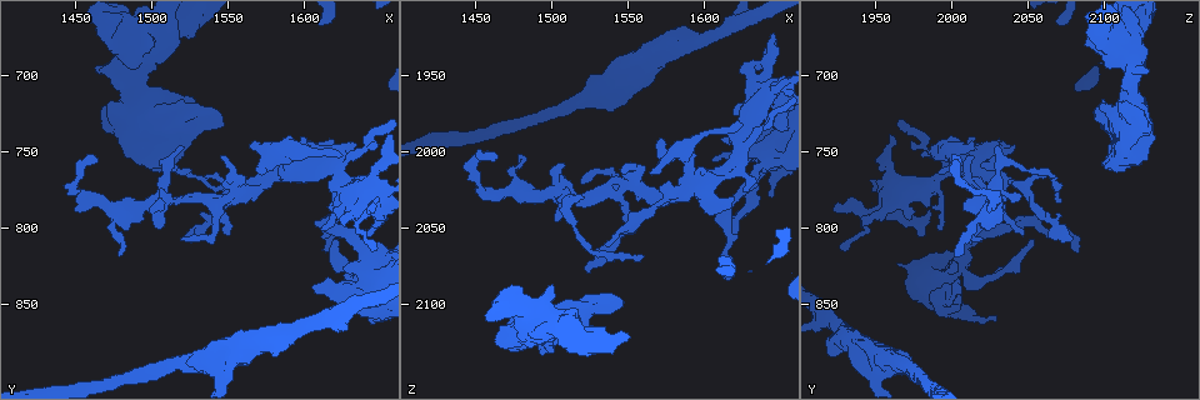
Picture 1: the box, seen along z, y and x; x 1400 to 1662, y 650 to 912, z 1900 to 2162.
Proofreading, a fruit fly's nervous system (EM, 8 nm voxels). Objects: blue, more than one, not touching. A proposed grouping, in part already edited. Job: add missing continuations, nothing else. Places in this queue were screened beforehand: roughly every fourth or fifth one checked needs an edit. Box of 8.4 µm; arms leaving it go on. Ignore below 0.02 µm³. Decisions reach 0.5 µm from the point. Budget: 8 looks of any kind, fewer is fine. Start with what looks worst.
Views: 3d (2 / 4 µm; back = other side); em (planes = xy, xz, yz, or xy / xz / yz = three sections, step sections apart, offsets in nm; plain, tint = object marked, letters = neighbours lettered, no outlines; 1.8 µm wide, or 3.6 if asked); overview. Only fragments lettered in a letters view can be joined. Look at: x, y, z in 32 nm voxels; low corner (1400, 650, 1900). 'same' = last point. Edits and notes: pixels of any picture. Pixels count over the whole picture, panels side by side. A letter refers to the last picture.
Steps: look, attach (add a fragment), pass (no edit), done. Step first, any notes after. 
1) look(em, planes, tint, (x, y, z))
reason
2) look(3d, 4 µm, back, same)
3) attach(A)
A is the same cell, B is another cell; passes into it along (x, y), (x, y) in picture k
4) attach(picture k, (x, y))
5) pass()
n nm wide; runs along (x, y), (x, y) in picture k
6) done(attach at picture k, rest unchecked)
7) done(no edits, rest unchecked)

look(em, planes, letters, (1572, 764, 1990))
an open end

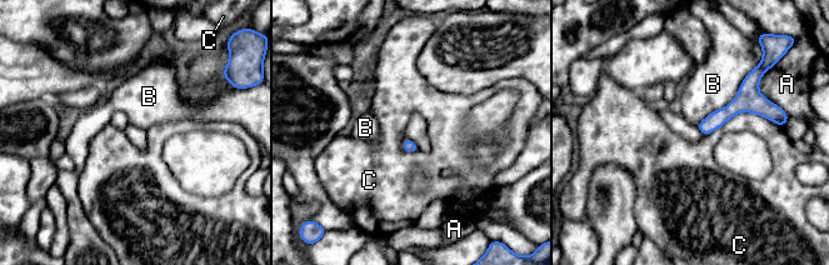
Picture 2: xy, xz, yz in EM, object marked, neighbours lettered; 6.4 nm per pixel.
pass()
A, B and C are other cells; border along (752, 69), (737, 95), (697, 125) in picture 2; no lettered fragment goes on from it

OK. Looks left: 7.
look(em, planes, letters, (1642, 826, 2000))
side arm on a straight run

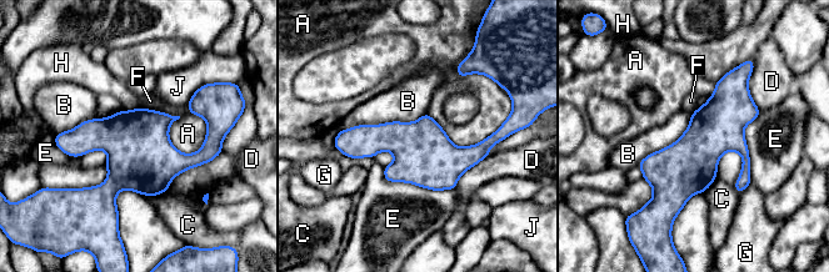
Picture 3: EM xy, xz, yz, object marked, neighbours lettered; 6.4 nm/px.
pass()
340 nm wide; A, B, C, D, E, F, G, H and J are other cells; border along (427, 111), (413, 121), (340, 130) in picture 3; none of them fits

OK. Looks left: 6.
look(em, planes, letters, (1506, 784, 2028))
arms part here

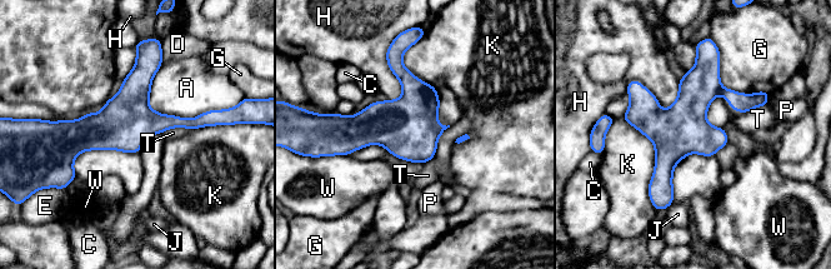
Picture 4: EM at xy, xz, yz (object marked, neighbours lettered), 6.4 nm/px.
pass()
A, C, D, E, G, H, J, K, P, T and W are other cells; runs along (701, 56), (666, 200) in picture 4; none of them fits

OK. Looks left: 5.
done(no edits, rest unchecked)

